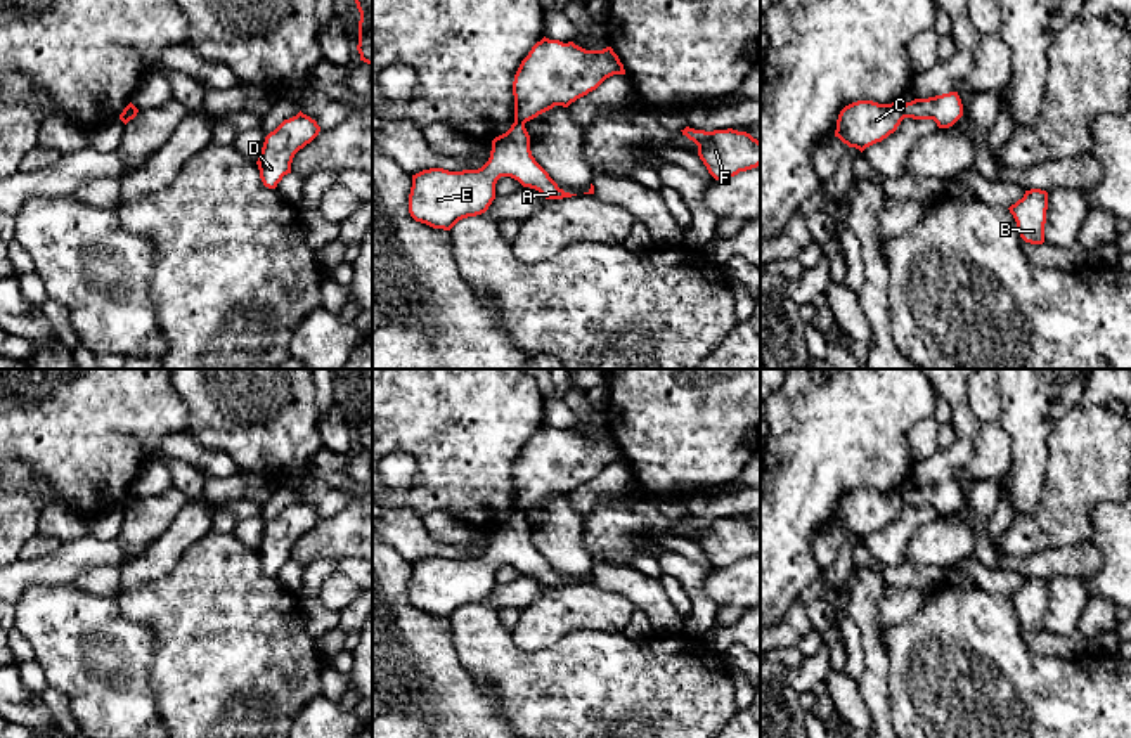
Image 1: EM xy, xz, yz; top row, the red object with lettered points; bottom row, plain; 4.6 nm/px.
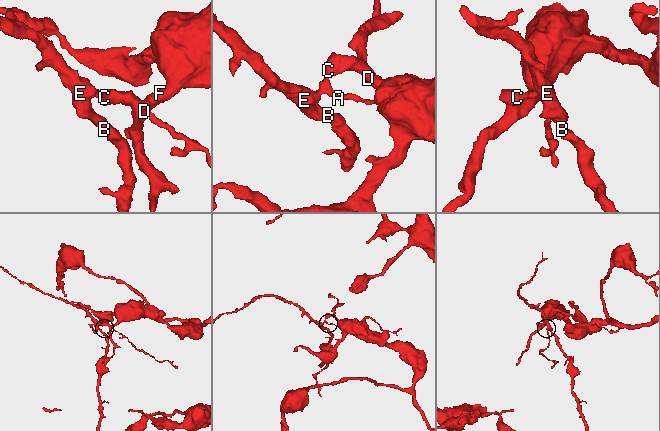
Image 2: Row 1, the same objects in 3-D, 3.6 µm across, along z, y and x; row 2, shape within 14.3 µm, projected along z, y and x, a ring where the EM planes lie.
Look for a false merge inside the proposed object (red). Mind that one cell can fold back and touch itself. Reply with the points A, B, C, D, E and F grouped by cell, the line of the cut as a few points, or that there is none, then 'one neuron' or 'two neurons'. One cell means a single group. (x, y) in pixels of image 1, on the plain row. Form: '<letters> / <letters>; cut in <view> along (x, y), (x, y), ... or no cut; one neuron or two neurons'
A B E / C D F; cut in yz along (901, 492), (904, 504); two neurons

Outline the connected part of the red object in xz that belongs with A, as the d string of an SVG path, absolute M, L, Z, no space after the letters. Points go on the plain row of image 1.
M513 511L511 516L492 528L488 549L478 558L449 560L430 556L412 563L409 582L409 601L416 610L433 617L450 618L459 608L481 603L495 587L495 572L501 565L511 565L523 575L539 579L546 587L563 587L577 582L565 580L535 549L530 539L530 523L525 511Z

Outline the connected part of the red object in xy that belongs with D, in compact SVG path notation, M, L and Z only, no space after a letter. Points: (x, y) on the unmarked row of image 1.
M301 499L270 520L256 549L263 573L275 577L282 565L291 561L294 542L310 532L319 520L317 509Z

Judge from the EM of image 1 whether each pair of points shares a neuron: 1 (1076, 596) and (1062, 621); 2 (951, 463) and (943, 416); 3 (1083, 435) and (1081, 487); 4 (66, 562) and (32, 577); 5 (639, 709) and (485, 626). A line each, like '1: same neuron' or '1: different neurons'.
1: same neuron
2: different neurons
3: same neuron
4: same neuron
5: same neuron

